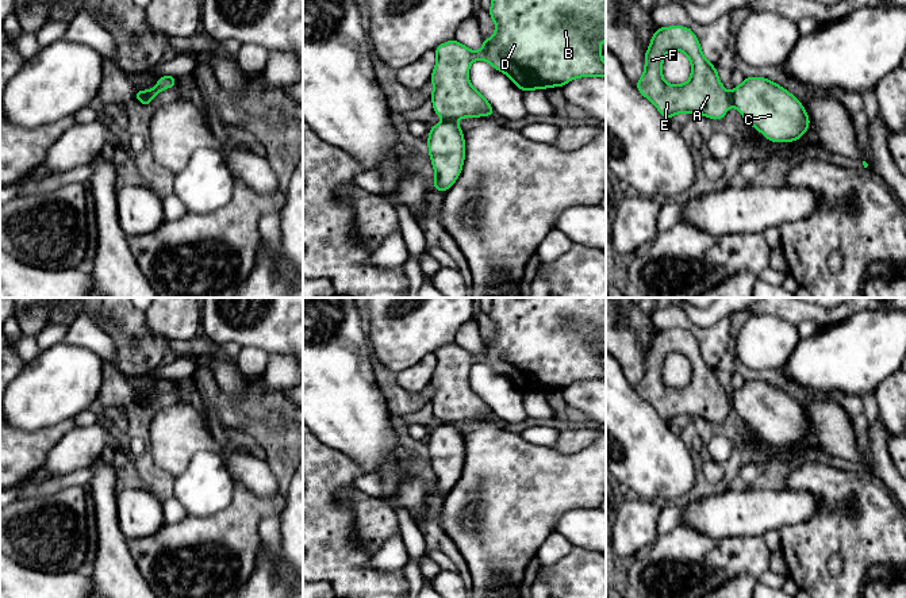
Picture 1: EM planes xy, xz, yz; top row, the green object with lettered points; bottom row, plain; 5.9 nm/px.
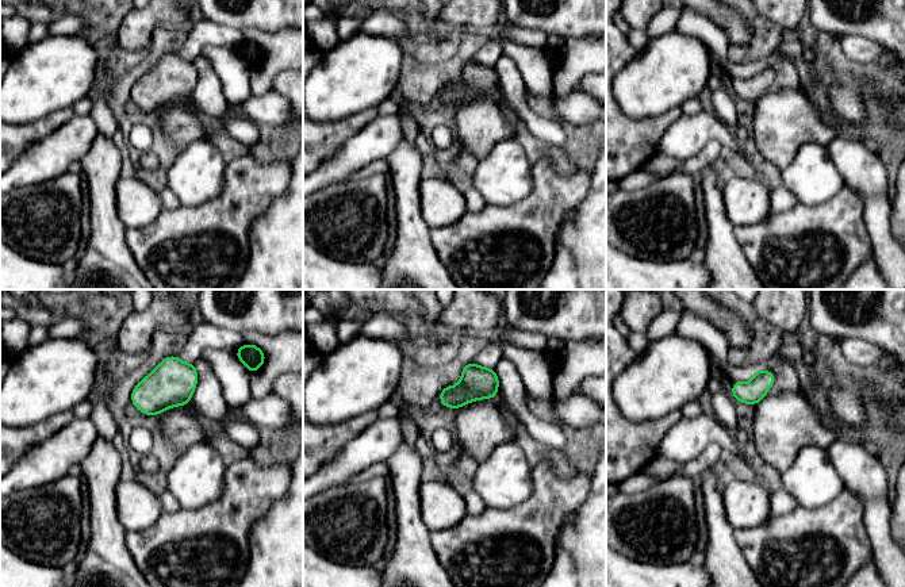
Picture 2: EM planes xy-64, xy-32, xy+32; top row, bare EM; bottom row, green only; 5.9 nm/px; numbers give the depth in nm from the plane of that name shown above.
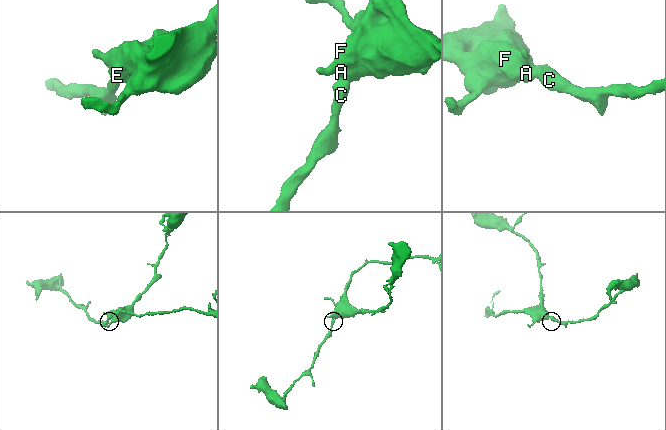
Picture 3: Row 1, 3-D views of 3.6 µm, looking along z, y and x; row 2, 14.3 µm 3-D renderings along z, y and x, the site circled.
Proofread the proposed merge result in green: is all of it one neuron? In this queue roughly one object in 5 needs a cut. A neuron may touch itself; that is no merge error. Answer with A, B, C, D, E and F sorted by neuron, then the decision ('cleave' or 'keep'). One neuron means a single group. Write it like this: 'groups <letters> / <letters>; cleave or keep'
groups A B C D E F; keep

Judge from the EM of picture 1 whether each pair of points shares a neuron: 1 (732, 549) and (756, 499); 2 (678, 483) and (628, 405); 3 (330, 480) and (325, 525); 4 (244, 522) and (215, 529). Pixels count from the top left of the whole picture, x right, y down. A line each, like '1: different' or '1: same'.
1: different
2: same
3: same
4: same

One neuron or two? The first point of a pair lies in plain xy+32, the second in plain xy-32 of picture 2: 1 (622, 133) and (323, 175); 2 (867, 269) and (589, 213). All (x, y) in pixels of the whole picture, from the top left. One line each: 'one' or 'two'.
1: two
2: one

